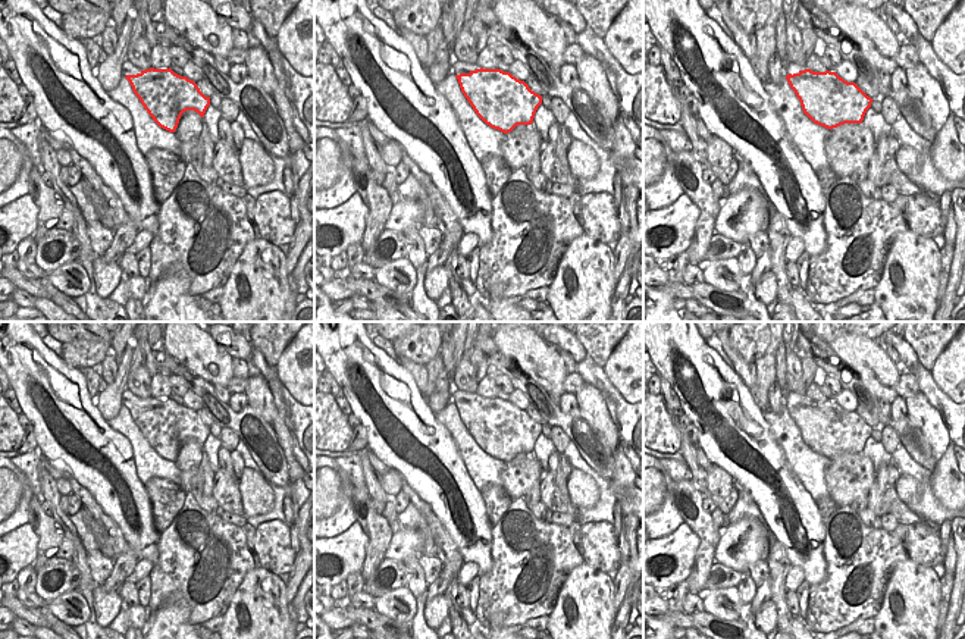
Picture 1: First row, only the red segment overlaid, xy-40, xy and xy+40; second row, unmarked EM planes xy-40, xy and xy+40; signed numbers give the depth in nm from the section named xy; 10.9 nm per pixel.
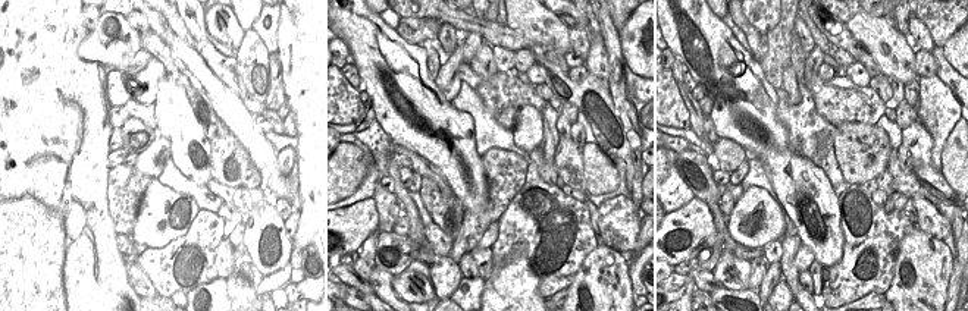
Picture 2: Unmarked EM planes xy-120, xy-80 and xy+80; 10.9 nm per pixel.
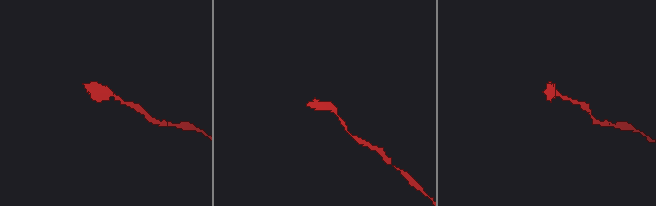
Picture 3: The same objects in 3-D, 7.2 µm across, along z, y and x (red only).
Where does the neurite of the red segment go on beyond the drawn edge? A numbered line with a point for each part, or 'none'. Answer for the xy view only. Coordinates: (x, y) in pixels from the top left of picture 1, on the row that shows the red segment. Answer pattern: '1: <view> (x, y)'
none.

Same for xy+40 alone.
none.

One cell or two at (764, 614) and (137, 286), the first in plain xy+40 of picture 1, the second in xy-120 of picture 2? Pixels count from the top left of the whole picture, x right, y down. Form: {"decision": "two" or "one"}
{"decision": "two"}

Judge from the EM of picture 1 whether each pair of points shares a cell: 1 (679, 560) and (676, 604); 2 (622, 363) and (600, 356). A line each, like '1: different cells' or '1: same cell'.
1: different cells
2: different cells

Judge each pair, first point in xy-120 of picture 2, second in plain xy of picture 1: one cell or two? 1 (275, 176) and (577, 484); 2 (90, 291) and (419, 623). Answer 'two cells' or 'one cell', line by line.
1: one cell
2: two cells

